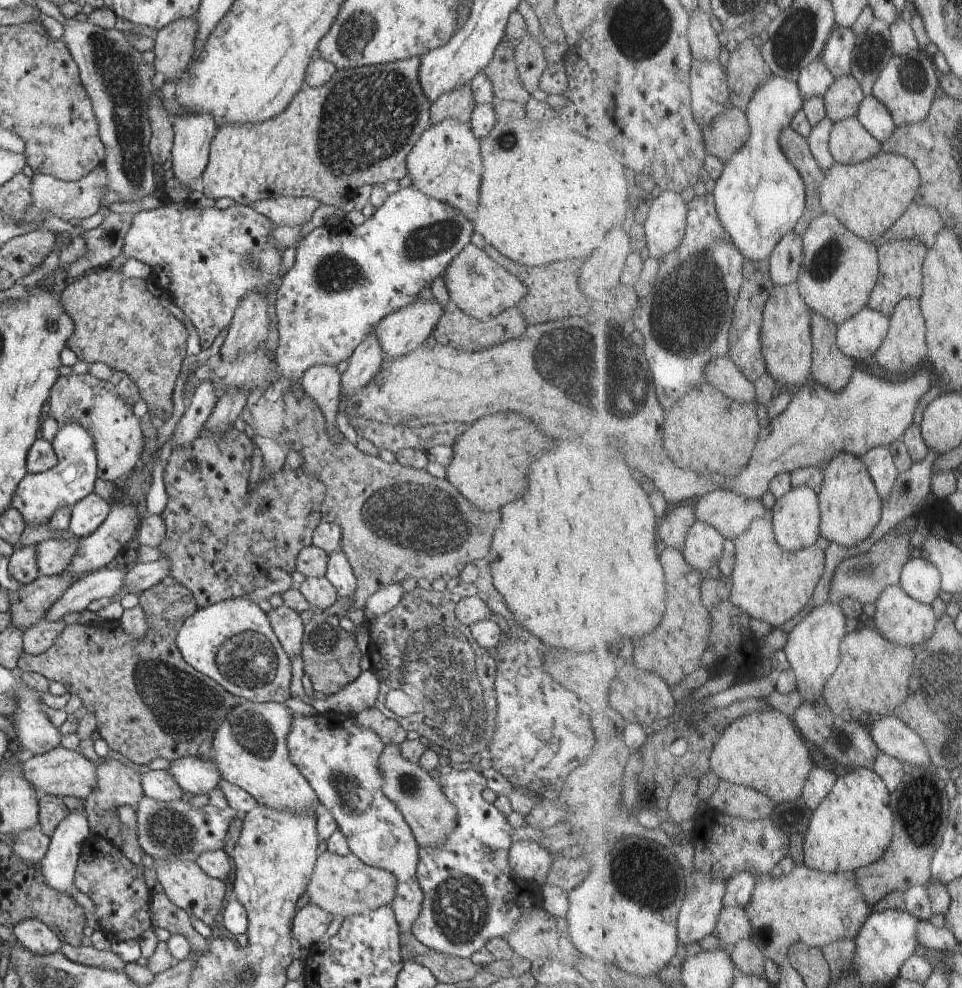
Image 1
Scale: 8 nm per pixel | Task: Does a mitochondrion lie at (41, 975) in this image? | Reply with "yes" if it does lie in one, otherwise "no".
yes

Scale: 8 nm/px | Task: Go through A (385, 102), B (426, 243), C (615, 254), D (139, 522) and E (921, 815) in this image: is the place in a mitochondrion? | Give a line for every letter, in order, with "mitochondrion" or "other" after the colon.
A: mitochondrion
B: mitochondrion
C: other
D: other
E: mitochondrion

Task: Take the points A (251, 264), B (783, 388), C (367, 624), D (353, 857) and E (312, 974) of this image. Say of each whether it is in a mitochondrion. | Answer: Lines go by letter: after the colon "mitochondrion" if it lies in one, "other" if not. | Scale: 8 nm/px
A: mitochondrion
B: other
C: other
D: other
E: other

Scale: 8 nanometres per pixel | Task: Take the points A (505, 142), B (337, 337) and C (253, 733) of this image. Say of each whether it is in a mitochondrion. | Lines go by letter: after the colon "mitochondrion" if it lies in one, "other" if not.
A: mitochondrion
B: other
C: mitochondrion

